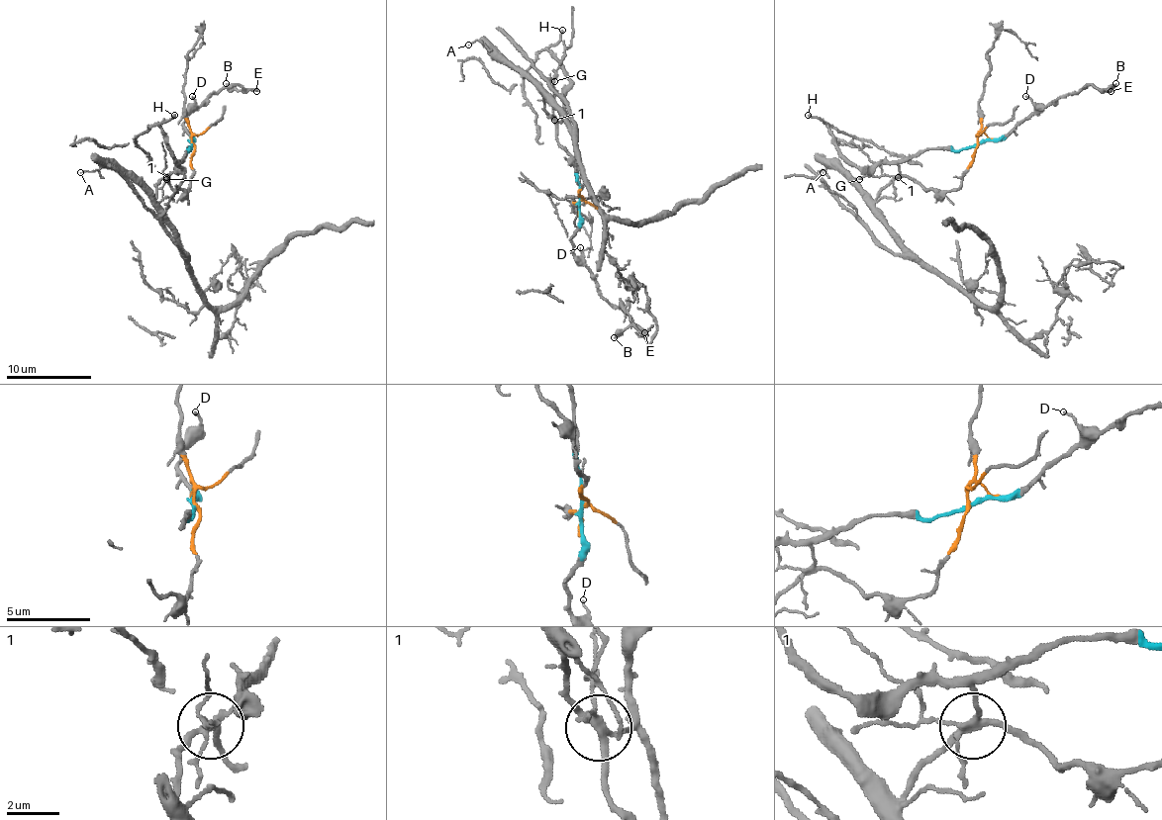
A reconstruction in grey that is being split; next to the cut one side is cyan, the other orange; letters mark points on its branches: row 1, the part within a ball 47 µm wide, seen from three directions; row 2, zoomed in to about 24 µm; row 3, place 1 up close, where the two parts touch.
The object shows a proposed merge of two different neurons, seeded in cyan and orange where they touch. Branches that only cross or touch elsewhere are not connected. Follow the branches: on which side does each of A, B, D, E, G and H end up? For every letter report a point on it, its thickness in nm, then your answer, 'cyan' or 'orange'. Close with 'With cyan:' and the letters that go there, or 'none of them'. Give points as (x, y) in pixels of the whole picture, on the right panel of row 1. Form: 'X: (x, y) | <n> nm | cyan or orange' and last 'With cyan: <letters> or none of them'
A: (823, 172) | 80 nm | orange
B: (1115, 83) | 360 nm | cyan
D: (1025, 96) | 110 nm | cyan
E: (1111, 91) | 240 nm | cyan
G: (859, 179) | 170 nm | orange
H: (808, 115) | 150 nm | cyan
With cyan: B, D, E, H

